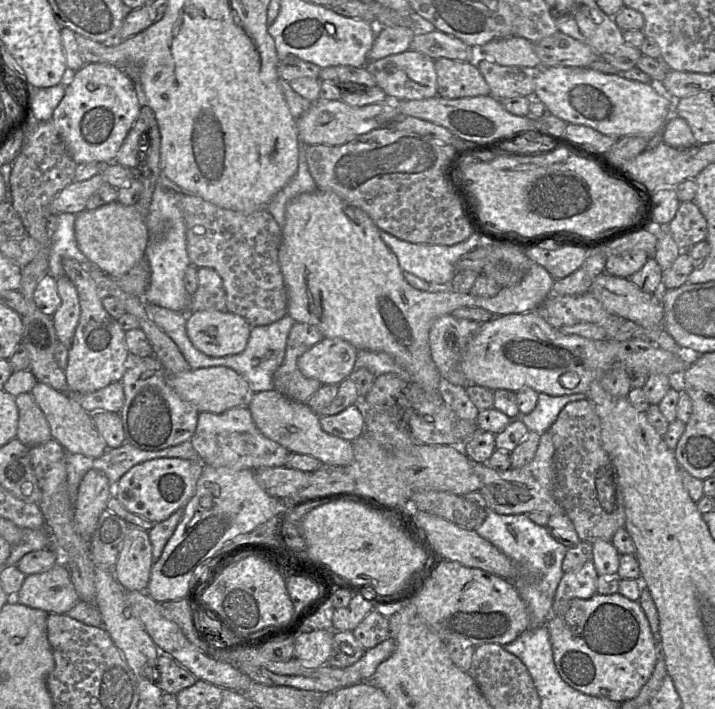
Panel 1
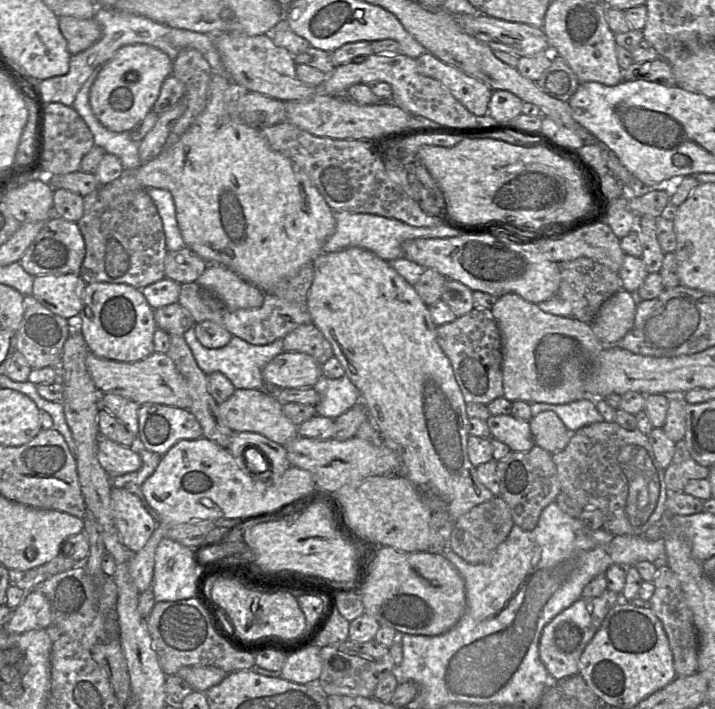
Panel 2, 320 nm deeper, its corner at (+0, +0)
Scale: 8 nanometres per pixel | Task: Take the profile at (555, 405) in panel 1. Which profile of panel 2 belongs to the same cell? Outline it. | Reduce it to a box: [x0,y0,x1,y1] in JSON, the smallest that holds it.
[530,399,604,432]

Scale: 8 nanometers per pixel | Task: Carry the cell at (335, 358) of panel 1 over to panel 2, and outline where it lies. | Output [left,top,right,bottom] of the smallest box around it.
[263,352,322,387]

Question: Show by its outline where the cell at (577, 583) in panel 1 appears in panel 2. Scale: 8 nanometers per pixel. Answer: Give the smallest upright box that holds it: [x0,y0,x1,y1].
[539,589,621,680]

